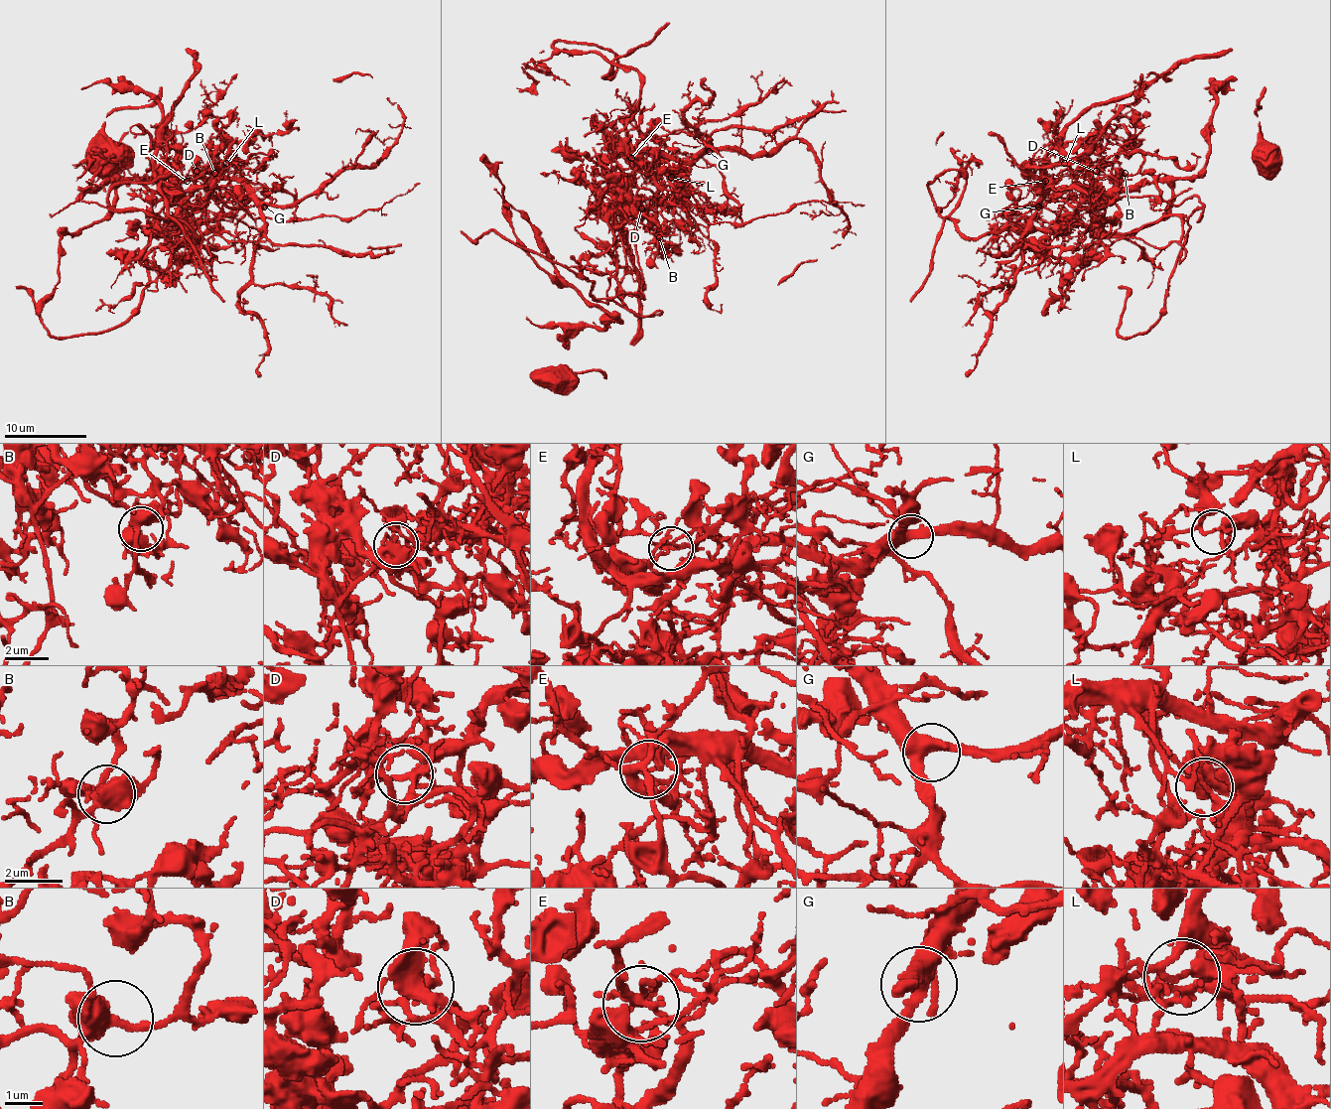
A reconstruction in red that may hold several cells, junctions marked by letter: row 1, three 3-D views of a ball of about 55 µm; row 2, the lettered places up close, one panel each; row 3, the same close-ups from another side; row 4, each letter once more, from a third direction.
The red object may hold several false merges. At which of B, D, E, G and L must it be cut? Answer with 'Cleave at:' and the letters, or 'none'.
Cleave at: E, L

